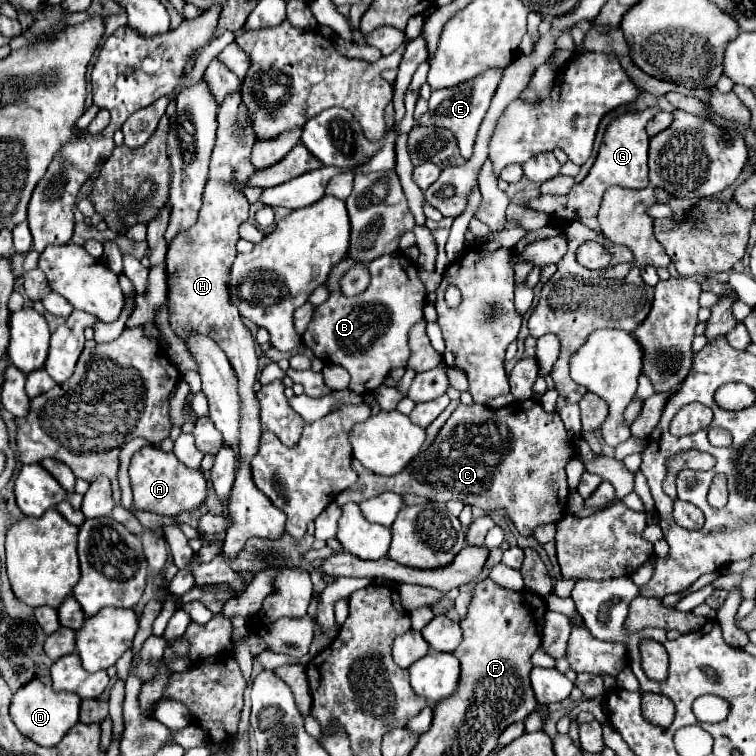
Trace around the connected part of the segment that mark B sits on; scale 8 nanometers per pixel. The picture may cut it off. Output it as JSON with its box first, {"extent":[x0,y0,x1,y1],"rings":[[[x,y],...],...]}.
{"extent":[304,253,426,395],"rings":[[[400,253],[398,255],[382,255],[370,263],[366,263],[370,271],[370,285],[356,297],[346,297],[340,289],[342,277],[356,265],[354,259],[342,261],[334,273],[330,273],[330,281],[326,287],[330,289],[330,299],[316,307],[316,313],[306,329],[312,337],[312,343],[304,343],[312,349],[312,353],[326,361],[336,363],[348,369],[352,375],[350,391],[364,395],[382,385],[384,377],[394,367],[406,367],[410,349],[408,349],[408,329],[424,317],[422,309],[426,303],[426,289],[416,275],[414,263]]]}

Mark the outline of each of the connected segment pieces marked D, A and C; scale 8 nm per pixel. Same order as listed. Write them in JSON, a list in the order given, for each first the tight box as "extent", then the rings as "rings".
[{"extent":[10,679,80,747],"rings":[[[34,679],[14,693],[12,705],[10,705],[10,717],[12,717],[14,725],[26,737],[30,737],[32,741],[36,741],[42,747],[54,747],[62,741],[62,737],[78,721],[78,709],[80,709],[80,697],[78,695],[54,693],[50,683],[44,683],[42,679]]]},{"extent":[130,447,206,517],"rings":[[[144,447],[134,453],[130,463],[130,481],[134,493],[134,511],[150,511],[156,515],[176,517],[182,511],[190,511],[202,505],[206,497],[206,479],[202,471],[192,471],[184,467],[174,453],[164,453],[158,447]]]},{"extent":[336,399,574,537],"rings":[[[538,399],[514,401],[514,403],[510,403],[510,405],[502,407],[502,409],[488,409],[486,405],[480,405],[480,403],[472,403],[472,405],[462,405],[462,403],[460,403],[460,405],[456,407],[456,411],[450,415],[450,419],[444,423],[444,427],[440,429],[440,433],[436,435],[434,443],[432,443],[424,453],[416,455],[416,457],[424,457],[424,469],[412,469],[412,467],[406,467],[404,471],[400,471],[400,473],[392,475],[392,477],[386,477],[386,475],[370,473],[370,469],[366,469],[362,463],[352,461],[352,469],[358,473],[358,481],[356,481],[356,485],[354,485],[354,489],[352,489],[352,491],[342,491],[342,493],[336,497],[336,501],[338,501],[340,505],[344,505],[344,503],[346,503],[346,501],[350,501],[350,499],[356,499],[356,501],[358,501],[358,499],[368,499],[368,497],[374,497],[376,493],[382,493],[382,491],[394,491],[394,493],[398,493],[398,495],[414,493],[414,495],[424,495],[424,499],[428,499],[428,501],[442,501],[442,503],[446,503],[446,501],[450,501],[450,499],[456,499],[456,501],[462,501],[464,505],[480,507],[480,509],[484,509],[484,511],[504,509],[504,511],[506,511],[506,515],[508,515],[508,519],[516,525],[518,533],[520,533],[520,535],[530,537],[530,533],[532,533],[532,529],[534,529],[534,527],[544,525],[544,523],[558,523],[558,521],[562,519],[562,515],[564,515],[564,513],[562,513],[562,509],[566,511],[566,493],[570,493],[570,491],[568,491],[568,483],[566,483],[564,467],[566,467],[566,463],[574,457],[574,449],[572,449],[572,445],[568,445],[568,443],[564,441],[564,437],[566,437],[566,431],[564,431],[564,425],[562,425],[560,415],[558,415],[558,413],[552,413],[552,415],[544,413],[544,409],[542,409],[542,405],[540,405],[540,401],[538,401]]]}]

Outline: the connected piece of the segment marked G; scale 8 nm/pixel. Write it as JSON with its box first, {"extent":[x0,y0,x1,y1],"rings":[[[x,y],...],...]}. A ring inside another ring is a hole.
{"extent":[528,109,660,225],"rings":[[[646,109],[646,111],[630,111],[630,113],[622,113],[618,115],[614,121],[608,123],[604,139],[602,139],[602,147],[598,151],[598,157],[588,173],[588,177],[574,185],[574,189],[566,195],[566,197],[558,197],[558,195],[540,195],[538,199],[532,199],[528,203],[528,207],[536,209],[536,211],[544,211],[548,213],[558,225],[566,225],[572,219],[584,219],[584,217],[592,217],[598,213],[600,201],[604,191],[610,185],[620,185],[620,187],[628,187],[628,189],[644,189],[648,187],[648,177],[646,177],[646,161],[648,161],[648,133],[646,133],[646,123],[650,117],[654,117],[660,109]]]}

